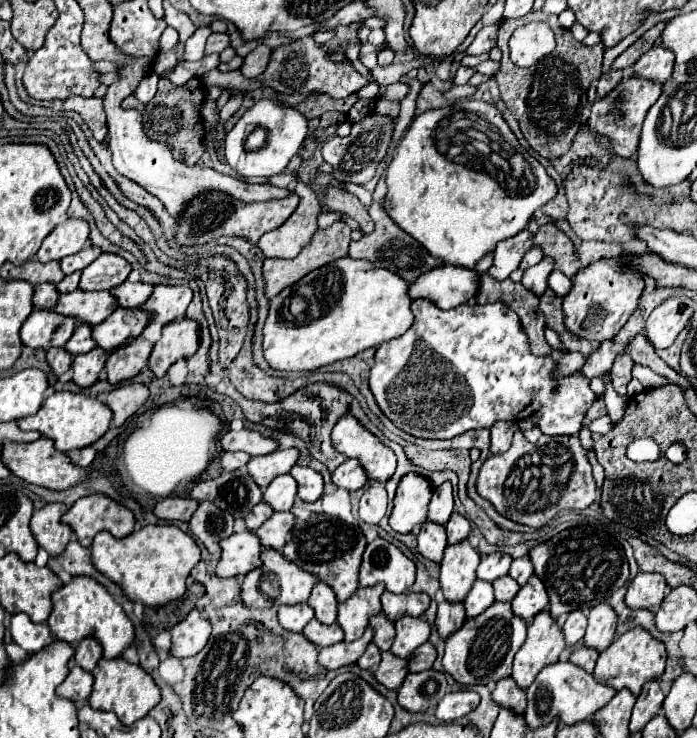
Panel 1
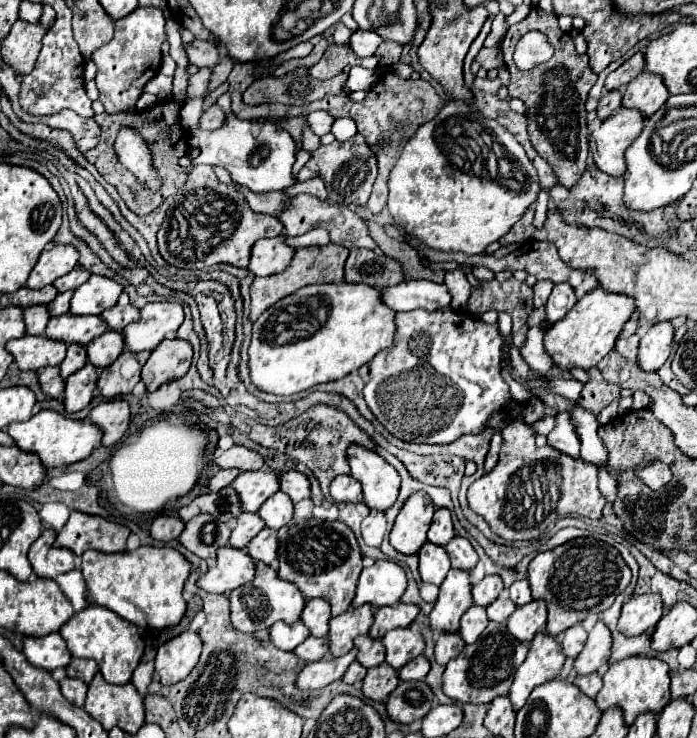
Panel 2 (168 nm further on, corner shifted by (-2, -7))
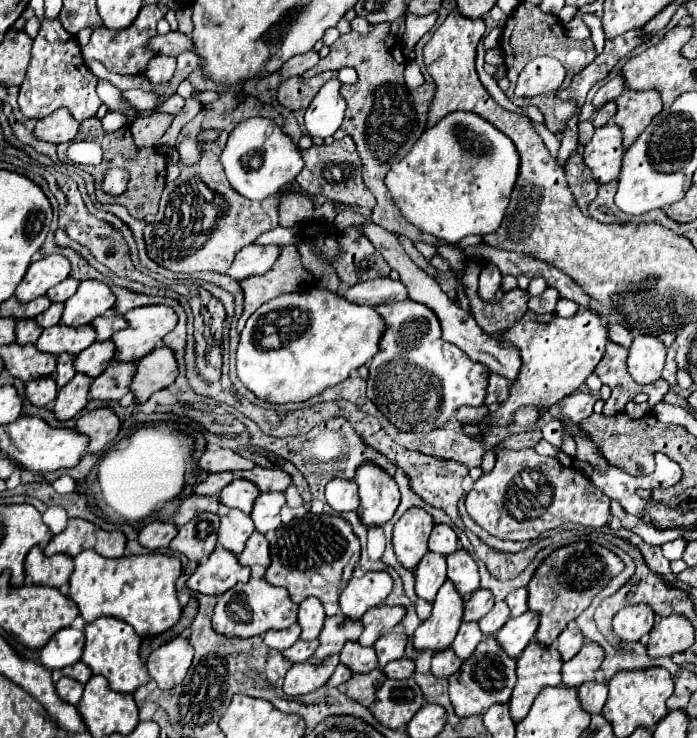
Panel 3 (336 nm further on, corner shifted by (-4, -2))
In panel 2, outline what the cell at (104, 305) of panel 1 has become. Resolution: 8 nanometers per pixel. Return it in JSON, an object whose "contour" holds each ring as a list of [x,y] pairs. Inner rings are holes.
{"contour":[[[70,313],[62,317],[52,317],[46,327],[46,337],[54,341],[66,341],[66,345],[88,345],[92,339],[100,337],[106,331],[106,323],[100,317],[74,317]]]}

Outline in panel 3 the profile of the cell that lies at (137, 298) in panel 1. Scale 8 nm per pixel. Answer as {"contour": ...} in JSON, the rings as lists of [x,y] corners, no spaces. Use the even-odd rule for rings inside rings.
{"contour":[[[112,312],[112,314],[106,314],[106,316],[98,316],[98,318],[92,320],[90,324],[96,328],[98,340],[108,340],[116,330],[128,328],[126,318],[124,318],[122,314],[118,314],[118,312]]]}

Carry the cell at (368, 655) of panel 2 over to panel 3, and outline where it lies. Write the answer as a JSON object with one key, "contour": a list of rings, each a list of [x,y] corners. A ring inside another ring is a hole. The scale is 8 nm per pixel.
{"contour":[[[348,642],[340,652],[340,662],[346,664],[354,674],[370,672],[378,668],[378,656],[374,648],[364,648],[358,642]]]}

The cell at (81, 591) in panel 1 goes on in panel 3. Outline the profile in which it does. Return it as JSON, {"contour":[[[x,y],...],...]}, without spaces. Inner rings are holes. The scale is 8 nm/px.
{"contour":[[[98,618],[92,624],[84,626],[84,654],[82,662],[86,662],[94,674],[102,674],[108,678],[108,684],[116,692],[134,692],[138,686],[146,684],[150,680],[146,666],[140,658],[140,642],[142,638],[132,632],[128,624],[116,618]]]}

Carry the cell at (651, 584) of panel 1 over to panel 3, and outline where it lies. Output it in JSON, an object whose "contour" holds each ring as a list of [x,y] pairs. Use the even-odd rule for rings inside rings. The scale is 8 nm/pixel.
{"contour":[[[630,604],[628,608],[622,608],[612,622],[614,632],[626,642],[640,640],[644,634],[652,630],[652,626],[654,614],[648,604]]]}

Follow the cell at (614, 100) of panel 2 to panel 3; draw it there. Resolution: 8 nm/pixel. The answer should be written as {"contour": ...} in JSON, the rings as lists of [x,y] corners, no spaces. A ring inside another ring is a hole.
{"contour":[[[610,100],[610,102],[606,102],[606,104],[596,112],[594,126],[598,128],[598,126],[602,126],[602,124],[608,124],[608,122],[614,118],[614,114],[616,114],[616,102]]]}

